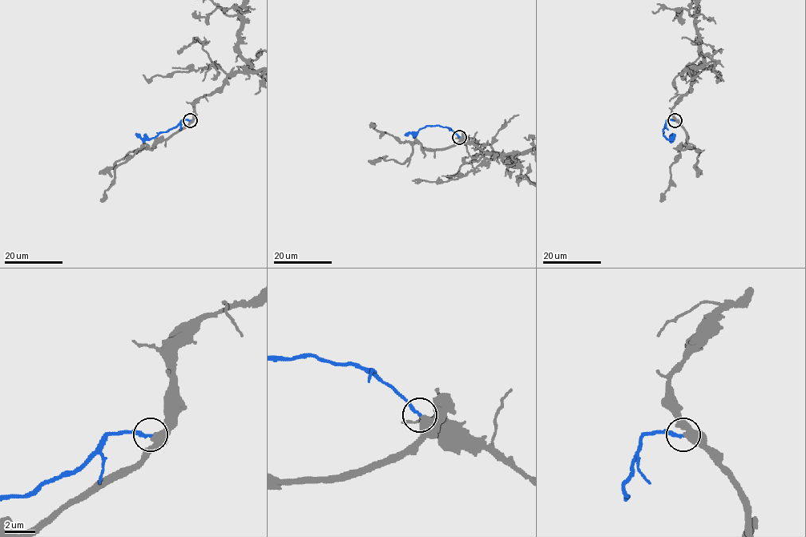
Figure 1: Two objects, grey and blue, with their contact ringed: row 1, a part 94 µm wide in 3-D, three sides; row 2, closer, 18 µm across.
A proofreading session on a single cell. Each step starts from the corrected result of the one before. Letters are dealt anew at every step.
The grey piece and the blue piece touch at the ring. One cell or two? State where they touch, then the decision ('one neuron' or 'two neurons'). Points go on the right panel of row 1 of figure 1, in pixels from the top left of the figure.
(675, 120) | one neuron

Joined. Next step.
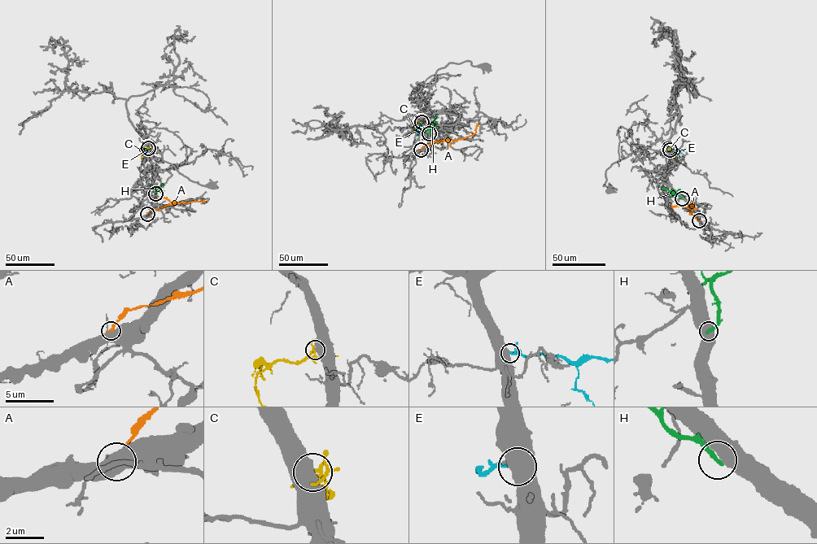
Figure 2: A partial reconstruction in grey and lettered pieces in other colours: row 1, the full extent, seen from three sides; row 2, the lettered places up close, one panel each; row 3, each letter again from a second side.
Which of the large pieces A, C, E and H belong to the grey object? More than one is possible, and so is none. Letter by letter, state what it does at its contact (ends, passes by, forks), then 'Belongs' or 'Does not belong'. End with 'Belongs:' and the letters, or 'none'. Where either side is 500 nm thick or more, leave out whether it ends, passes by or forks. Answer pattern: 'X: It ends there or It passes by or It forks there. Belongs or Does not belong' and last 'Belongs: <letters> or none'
A: Does not belong
C: Does not belong
E: Belongs
H: Does not belong
Belongs: E

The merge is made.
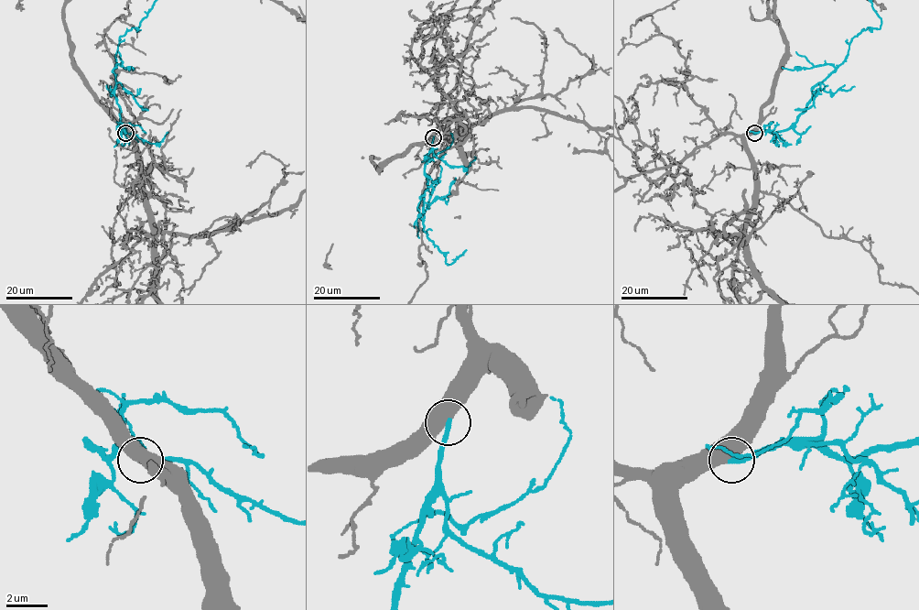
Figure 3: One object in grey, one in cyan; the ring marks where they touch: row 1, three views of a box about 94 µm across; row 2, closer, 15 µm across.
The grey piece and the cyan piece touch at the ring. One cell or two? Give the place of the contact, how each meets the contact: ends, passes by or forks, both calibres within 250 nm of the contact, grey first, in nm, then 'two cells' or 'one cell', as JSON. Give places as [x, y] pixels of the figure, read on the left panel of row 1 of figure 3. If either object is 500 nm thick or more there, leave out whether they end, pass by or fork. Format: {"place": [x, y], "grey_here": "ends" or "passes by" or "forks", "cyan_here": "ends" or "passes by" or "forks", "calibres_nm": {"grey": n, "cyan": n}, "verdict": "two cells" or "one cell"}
{"place": [125, 133], "calibres_nm": {"grey": 500, "cyan": 280}, "verdict": "one cell"}

